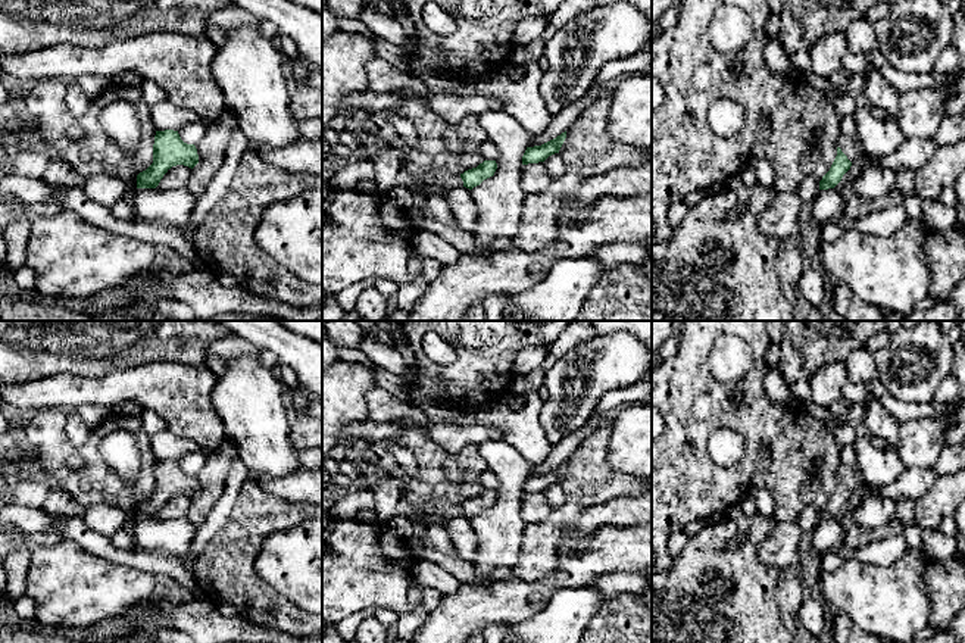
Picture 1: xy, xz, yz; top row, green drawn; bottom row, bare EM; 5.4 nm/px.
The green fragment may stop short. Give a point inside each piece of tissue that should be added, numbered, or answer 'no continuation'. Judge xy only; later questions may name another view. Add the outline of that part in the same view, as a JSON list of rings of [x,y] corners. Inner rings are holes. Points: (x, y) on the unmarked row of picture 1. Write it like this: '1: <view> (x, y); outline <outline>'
no continuation

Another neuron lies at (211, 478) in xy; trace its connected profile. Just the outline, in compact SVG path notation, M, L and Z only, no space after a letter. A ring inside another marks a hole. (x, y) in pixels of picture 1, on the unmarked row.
M228 438L218 449L206 453L206 462L196 474L199 493L191 499L191 506L185 516L194 527L207 518L215 502L222 494L235 459L238 459L237 449Z

